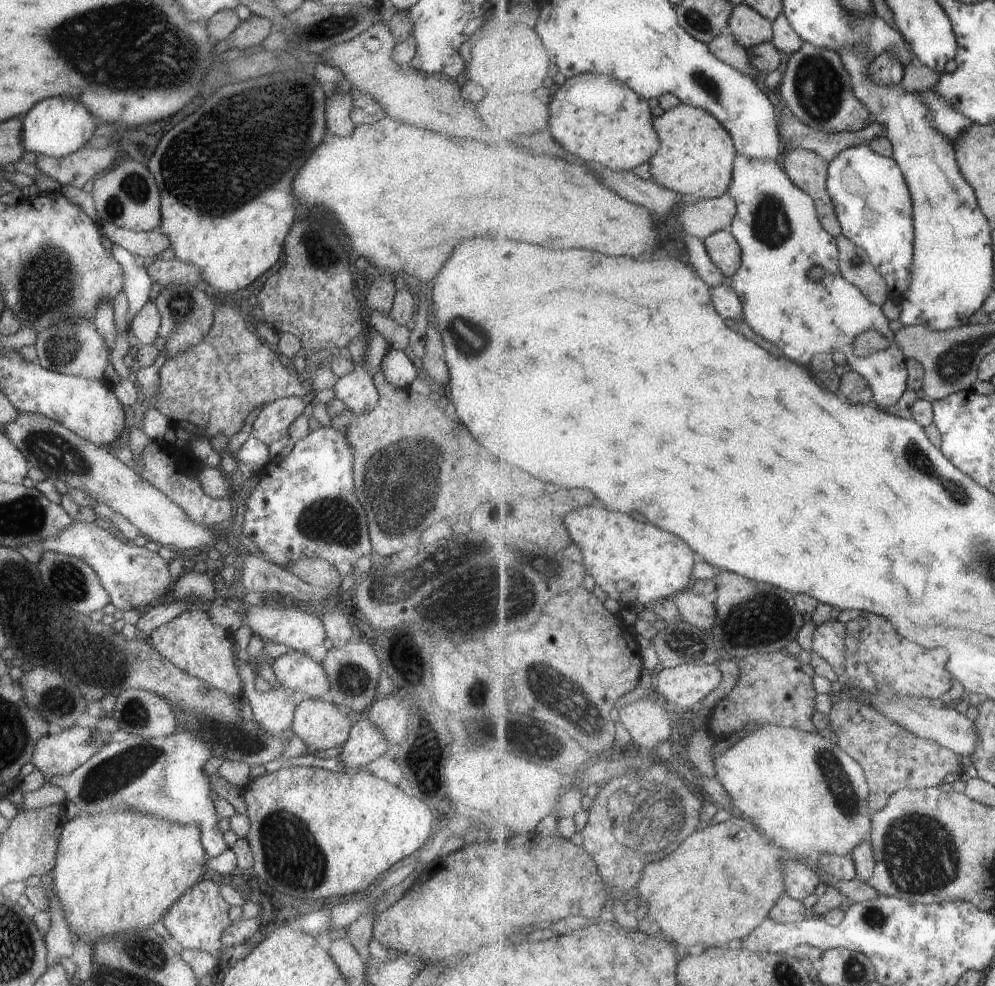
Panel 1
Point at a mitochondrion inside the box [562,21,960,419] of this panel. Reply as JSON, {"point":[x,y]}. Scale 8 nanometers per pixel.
{"point":[819,87]}

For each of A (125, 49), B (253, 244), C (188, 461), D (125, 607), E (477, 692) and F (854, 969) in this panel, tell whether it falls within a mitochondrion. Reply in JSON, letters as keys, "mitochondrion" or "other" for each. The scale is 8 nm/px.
{"A":"mitochondrion","B":"other","C":"other","D":"other","E":"mitochondrion","F":"mitochondrion"}

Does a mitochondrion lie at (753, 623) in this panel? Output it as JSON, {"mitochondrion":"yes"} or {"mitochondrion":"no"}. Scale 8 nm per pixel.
{"mitochondrion":"yes"}

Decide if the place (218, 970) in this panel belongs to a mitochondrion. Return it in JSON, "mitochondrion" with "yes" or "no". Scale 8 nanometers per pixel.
{"mitochondrion":"no"}

